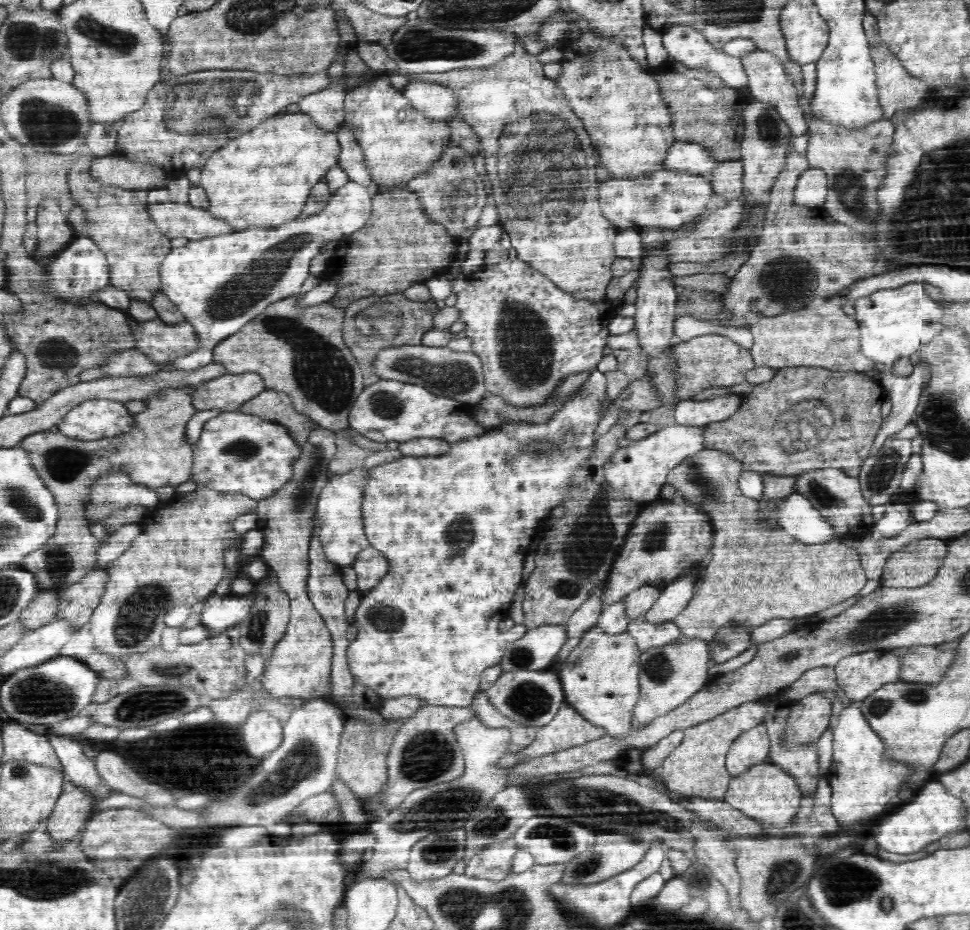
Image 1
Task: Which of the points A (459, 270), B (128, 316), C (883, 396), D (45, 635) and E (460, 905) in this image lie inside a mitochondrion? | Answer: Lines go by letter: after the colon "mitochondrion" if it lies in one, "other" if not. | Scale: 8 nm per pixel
A: other
B: other
C: other
D: other
E: mitochondrion

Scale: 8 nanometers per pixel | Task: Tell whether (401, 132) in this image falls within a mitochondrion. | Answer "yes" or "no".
no

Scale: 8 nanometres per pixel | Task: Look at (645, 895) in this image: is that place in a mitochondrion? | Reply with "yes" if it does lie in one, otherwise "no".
no

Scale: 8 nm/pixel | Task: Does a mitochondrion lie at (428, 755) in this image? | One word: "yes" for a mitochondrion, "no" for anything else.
yes

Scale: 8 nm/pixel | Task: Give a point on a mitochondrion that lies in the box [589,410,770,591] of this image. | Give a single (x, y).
(696, 475)

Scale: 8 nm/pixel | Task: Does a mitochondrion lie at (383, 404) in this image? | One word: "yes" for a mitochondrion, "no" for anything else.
yes

